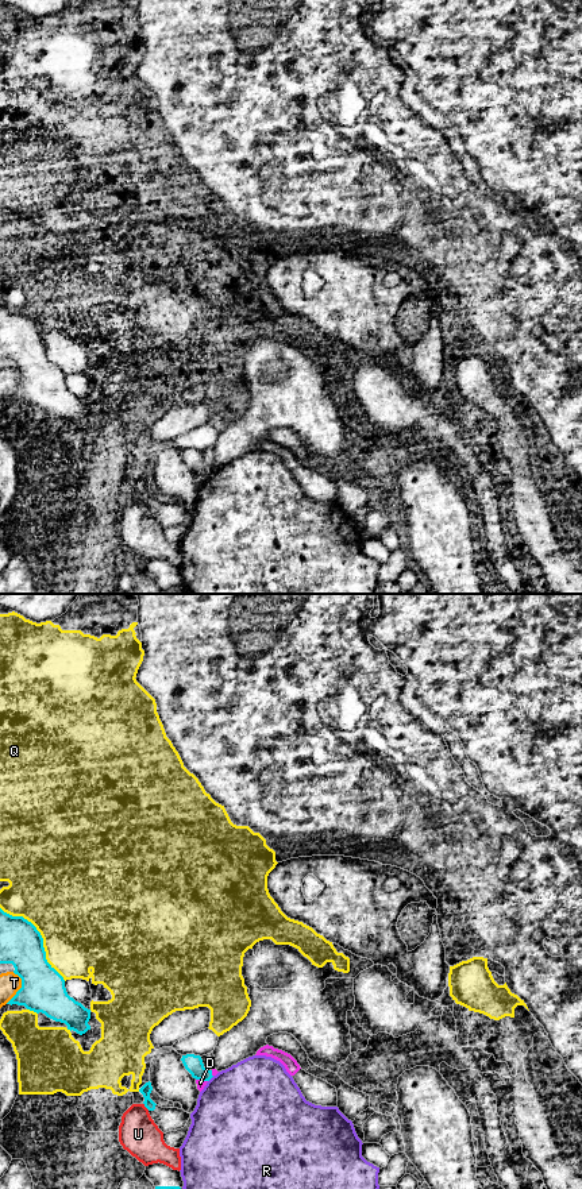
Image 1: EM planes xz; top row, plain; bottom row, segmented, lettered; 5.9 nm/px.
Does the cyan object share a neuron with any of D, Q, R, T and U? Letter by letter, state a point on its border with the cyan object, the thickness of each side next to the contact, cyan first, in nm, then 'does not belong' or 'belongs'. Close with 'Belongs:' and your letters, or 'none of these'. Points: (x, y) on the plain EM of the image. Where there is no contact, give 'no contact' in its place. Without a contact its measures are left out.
D: xz (201, 474) | 110/50 nm | does not belong
Q: xz (41, 332) | 260/480 nm | does not belong
R: xz (211, 473) | 110/500 nm | does not belong
T: xz (20, 383) | 260/130 nm | does not belong
U: xz (146, 502) | 70/240 nm | does not belong
Belongs: none of these

